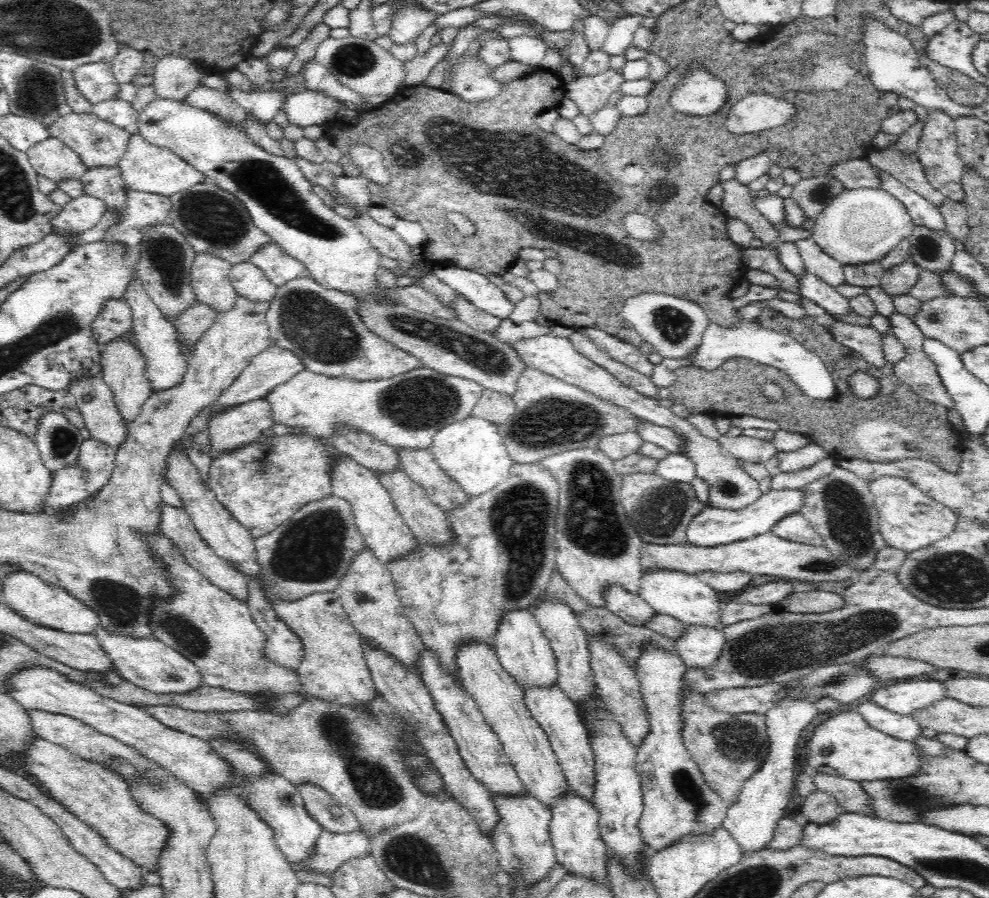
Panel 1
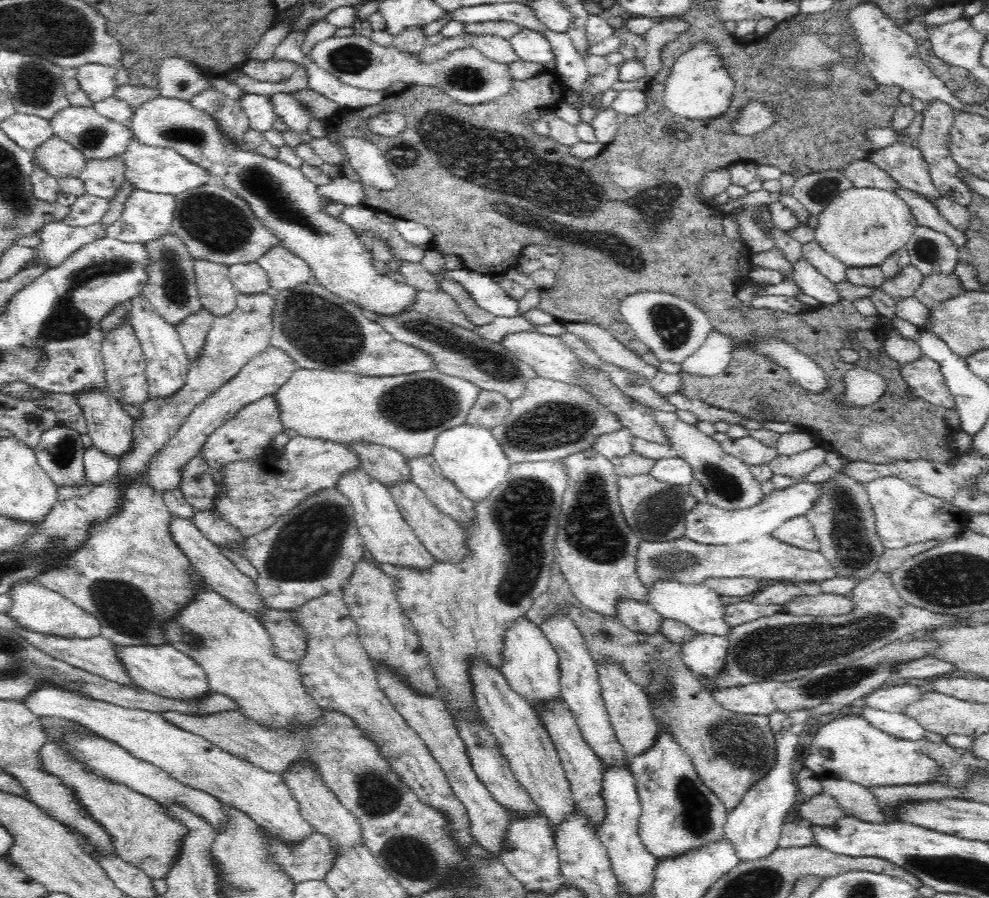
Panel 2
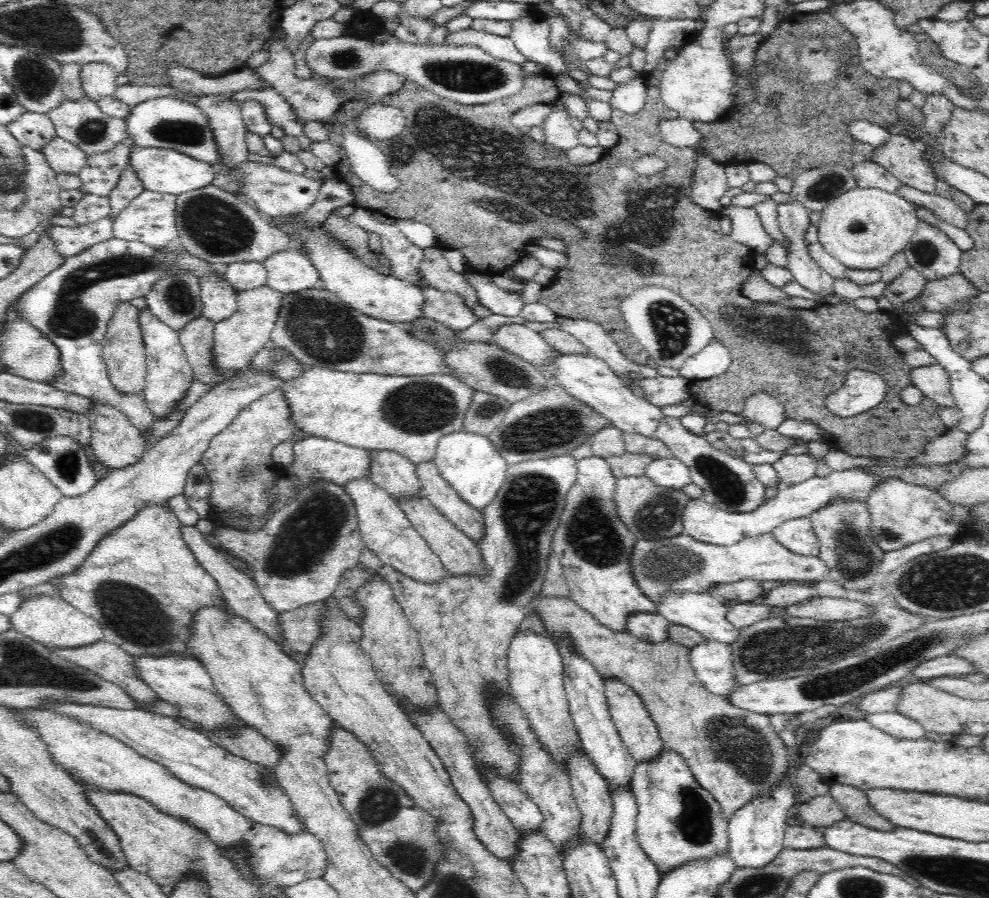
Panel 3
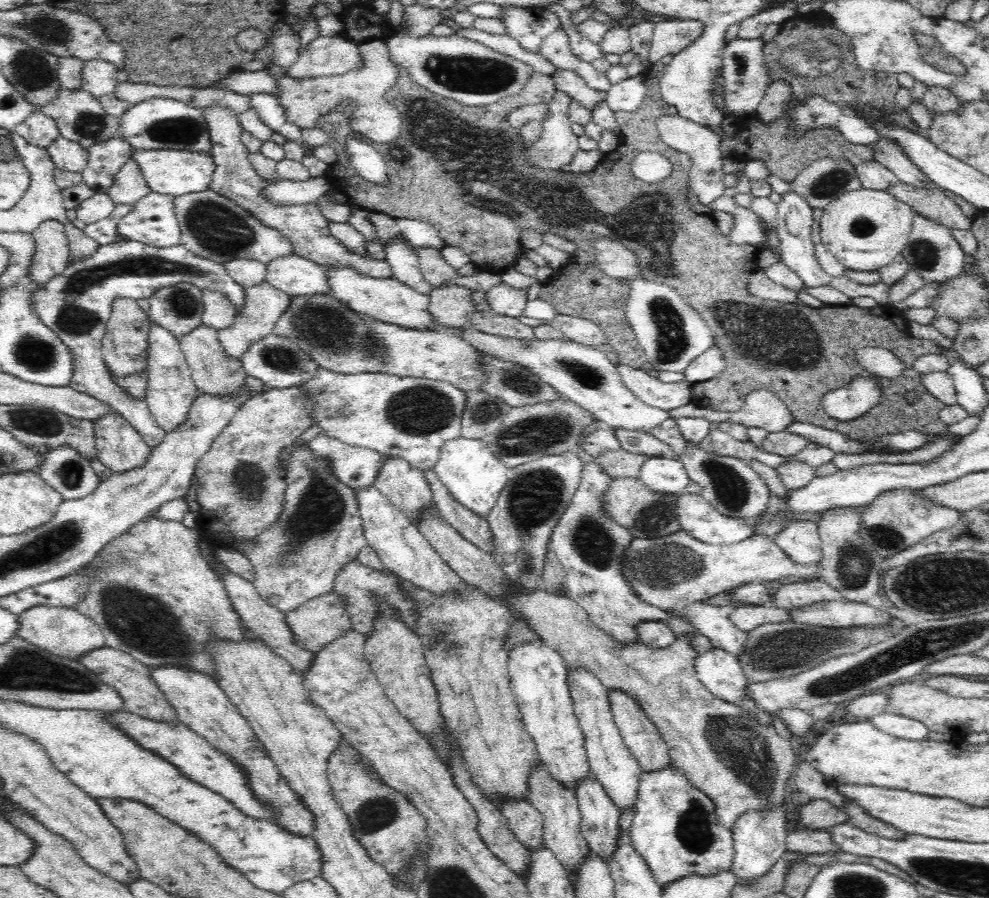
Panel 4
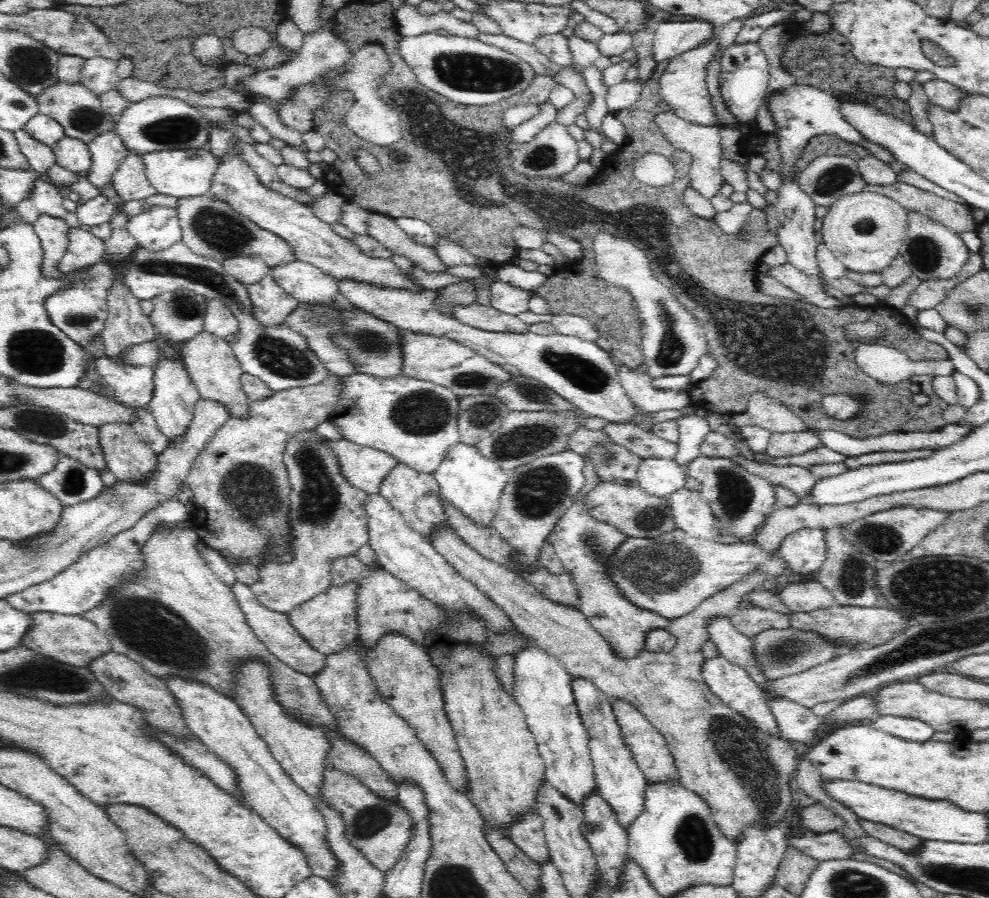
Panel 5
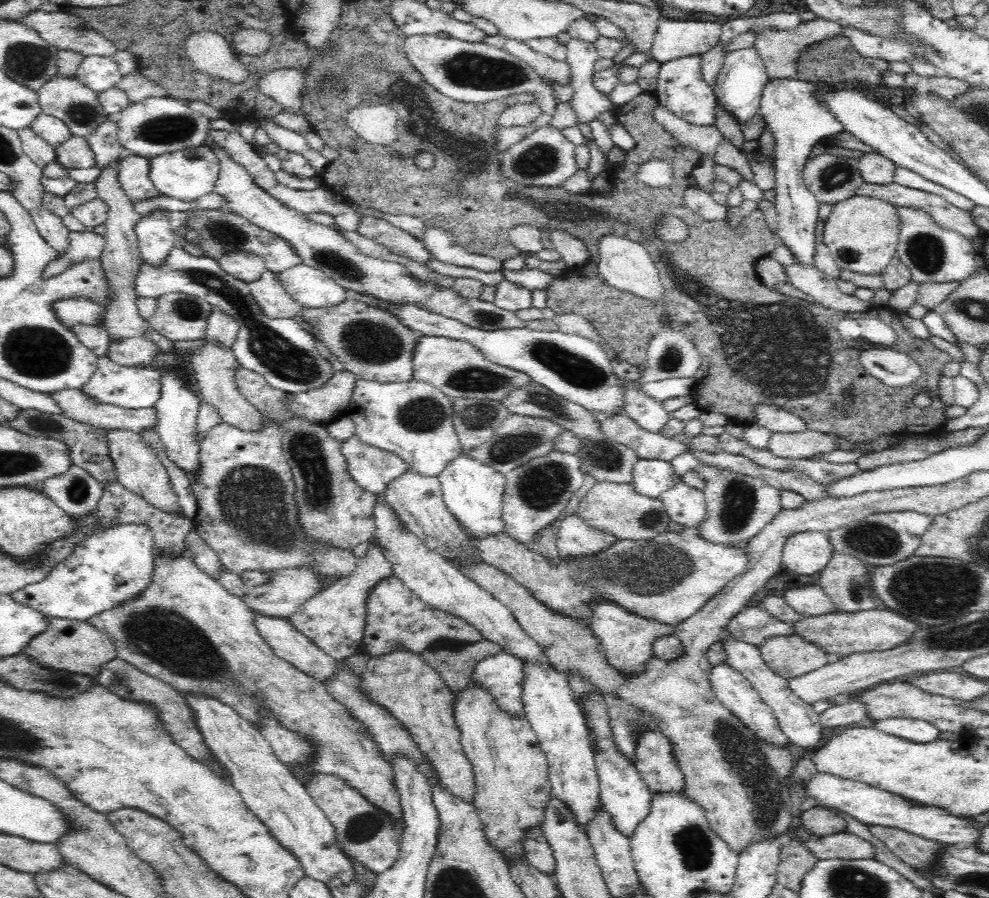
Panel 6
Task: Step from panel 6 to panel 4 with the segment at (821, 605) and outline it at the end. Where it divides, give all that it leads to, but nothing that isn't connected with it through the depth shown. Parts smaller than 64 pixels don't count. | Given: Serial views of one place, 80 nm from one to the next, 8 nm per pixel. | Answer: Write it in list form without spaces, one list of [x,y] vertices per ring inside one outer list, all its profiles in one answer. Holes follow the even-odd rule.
[[[797,580],[787,581],[776,594],[770,606],[776,608],[806,607],[820,602],[832,602],[841,599],[840,592],[824,580]]]

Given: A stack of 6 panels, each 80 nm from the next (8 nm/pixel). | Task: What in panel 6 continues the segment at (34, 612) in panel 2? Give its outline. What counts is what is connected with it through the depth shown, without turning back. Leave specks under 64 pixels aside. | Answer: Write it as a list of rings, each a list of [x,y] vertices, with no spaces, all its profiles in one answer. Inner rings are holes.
[[[47,616],[47,623],[48,626],[40,634],[33,636],[23,650],[26,655],[44,667],[62,669],[98,679],[103,664],[117,657],[117,650],[112,641],[104,637],[104,633],[88,621]]]

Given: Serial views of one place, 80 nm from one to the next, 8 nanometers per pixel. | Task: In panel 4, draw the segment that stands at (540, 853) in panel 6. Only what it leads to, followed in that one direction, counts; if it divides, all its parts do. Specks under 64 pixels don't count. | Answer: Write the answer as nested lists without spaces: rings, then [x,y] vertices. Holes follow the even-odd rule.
[[[506,799],[501,802],[501,811],[507,818],[508,827],[516,839],[529,851],[539,849],[543,842],[544,817],[526,799]]]

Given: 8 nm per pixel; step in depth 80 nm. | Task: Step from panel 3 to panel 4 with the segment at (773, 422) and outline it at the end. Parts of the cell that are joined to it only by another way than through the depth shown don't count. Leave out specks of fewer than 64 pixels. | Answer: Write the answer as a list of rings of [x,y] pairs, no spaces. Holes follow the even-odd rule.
[[[756,388],[753,395],[745,398],[745,405],[736,412],[724,412],[713,408],[704,408],[696,405],[694,402],[671,408],[667,411],[673,419],[686,417],[705,418],[710,422],[718,423],[730,421],[731,423],[743,424],[746,427],[765,428],[768,432],[784,431],[791,422],[796,421],[795,418],[793,418],[793,414],[788,410],[788,407],[783,403],[783,400],[766,388]]]

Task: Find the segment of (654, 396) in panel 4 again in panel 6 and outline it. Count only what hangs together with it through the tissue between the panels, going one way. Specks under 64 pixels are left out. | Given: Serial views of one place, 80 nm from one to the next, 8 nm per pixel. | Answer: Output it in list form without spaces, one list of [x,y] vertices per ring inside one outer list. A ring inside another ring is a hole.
[[[626,380],[628,388],[624,393],[624,412],[640,425],[640,428],[653,433],[660,433],[668,422],[669,413],[664,409],[662,401],[652,399],[648,393],[642,393],[639,383]]]

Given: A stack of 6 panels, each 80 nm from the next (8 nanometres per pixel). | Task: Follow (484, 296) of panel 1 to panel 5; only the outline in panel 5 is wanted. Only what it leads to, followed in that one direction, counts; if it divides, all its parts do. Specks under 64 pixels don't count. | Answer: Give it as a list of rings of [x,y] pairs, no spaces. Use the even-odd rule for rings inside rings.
[[[494,280],[490,289],[492,308],[514,316],[528,311],[531,291],[498,280]]]

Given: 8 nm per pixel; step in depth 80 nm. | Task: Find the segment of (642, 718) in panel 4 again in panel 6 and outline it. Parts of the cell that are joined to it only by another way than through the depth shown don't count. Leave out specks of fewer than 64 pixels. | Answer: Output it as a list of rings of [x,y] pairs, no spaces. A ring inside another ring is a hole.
[[[640,728],[635,765],[650,791],[684,793],[685,778],[673,754],[672,743],[659,731]]]

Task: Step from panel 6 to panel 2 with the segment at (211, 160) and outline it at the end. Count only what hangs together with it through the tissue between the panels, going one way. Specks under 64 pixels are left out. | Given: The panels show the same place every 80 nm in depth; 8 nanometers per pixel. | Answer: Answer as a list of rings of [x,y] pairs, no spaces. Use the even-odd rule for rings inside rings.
[[[136,138],[130,141],[123,154],[125,178],[138,190],[158,194],[177,195],[191,188],[198,188],[210,180],[210,173],[192,161],[186,160],[171,148],[160,148],[140,143]]]

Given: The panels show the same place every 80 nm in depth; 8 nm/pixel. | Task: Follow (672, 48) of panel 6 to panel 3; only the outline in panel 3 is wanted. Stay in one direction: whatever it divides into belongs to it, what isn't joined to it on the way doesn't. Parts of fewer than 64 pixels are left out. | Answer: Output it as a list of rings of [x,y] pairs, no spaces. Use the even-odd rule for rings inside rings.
[[[657,19],[645,48],[646,65],[642,71],[643,76],[648,76],[658,66],[666,50],[690,42],[699,28],[700,24],[694,19]]]

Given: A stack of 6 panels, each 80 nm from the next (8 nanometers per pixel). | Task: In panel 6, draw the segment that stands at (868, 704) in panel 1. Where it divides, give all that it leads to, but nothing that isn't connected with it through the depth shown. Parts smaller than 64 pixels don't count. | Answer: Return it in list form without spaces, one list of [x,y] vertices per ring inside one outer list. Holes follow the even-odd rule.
[[[888,718],[876,722],[877,730],[892,734],[914,743],[934,742],[940,736],[940,731],[925,720]]]

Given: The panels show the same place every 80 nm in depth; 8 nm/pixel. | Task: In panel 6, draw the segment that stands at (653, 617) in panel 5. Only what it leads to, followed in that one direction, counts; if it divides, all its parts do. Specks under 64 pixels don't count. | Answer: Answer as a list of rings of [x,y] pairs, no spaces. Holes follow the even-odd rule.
[[[574,513],[560,522],[555,543],[561,558],[584,558],[608,550],[616,541],[616,536],[587,526]],[[612,600],[594,602],[589,608],[591,608],[589,624],[591,624],[594,634],[600,639],[600,651],[606,653],[606,659],[612,667],[620,669],[628,675],[639,673],[645,669],[643,664],[655,656],[652,644],[659,639],[659,636],[673,634],[672,625],[630,612]]]

